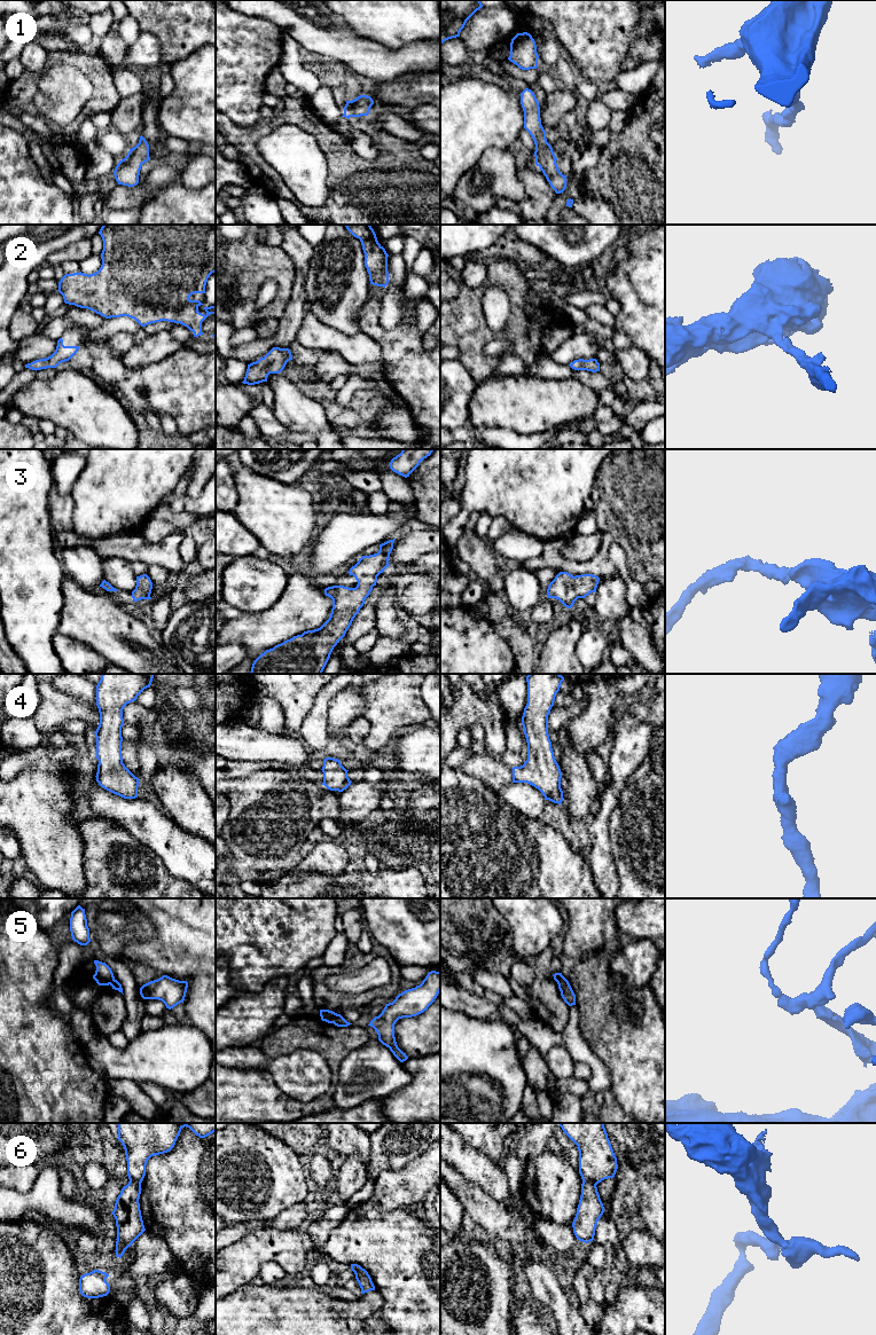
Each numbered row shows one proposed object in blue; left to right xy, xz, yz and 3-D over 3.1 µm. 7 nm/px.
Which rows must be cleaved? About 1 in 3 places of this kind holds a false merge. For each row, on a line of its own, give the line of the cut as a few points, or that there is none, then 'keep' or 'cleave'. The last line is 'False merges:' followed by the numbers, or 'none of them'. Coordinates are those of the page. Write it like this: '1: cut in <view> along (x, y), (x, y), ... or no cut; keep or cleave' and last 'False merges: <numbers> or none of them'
1: no cut; keep
2: no cut; keep
3: no cut; keep
4: no cut; keep
5: cut in xz along (337, 1014), (333, 1022); cleave
6: cut in yz along (583, 1180), (589, 1180), (595, 1185); cleave
False merges: 5, 6

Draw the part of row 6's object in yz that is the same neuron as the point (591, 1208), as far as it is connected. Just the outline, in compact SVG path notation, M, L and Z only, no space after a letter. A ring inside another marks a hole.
M582 1181L577 1214L572 1223L577 1240L588 1243L594 1240L599 1219L604 1212L597 1187L592 1181Z

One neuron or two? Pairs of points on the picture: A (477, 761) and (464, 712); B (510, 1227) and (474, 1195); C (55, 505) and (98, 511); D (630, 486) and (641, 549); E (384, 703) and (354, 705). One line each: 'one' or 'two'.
A: two
B: one
C: two
D: one
E: two

